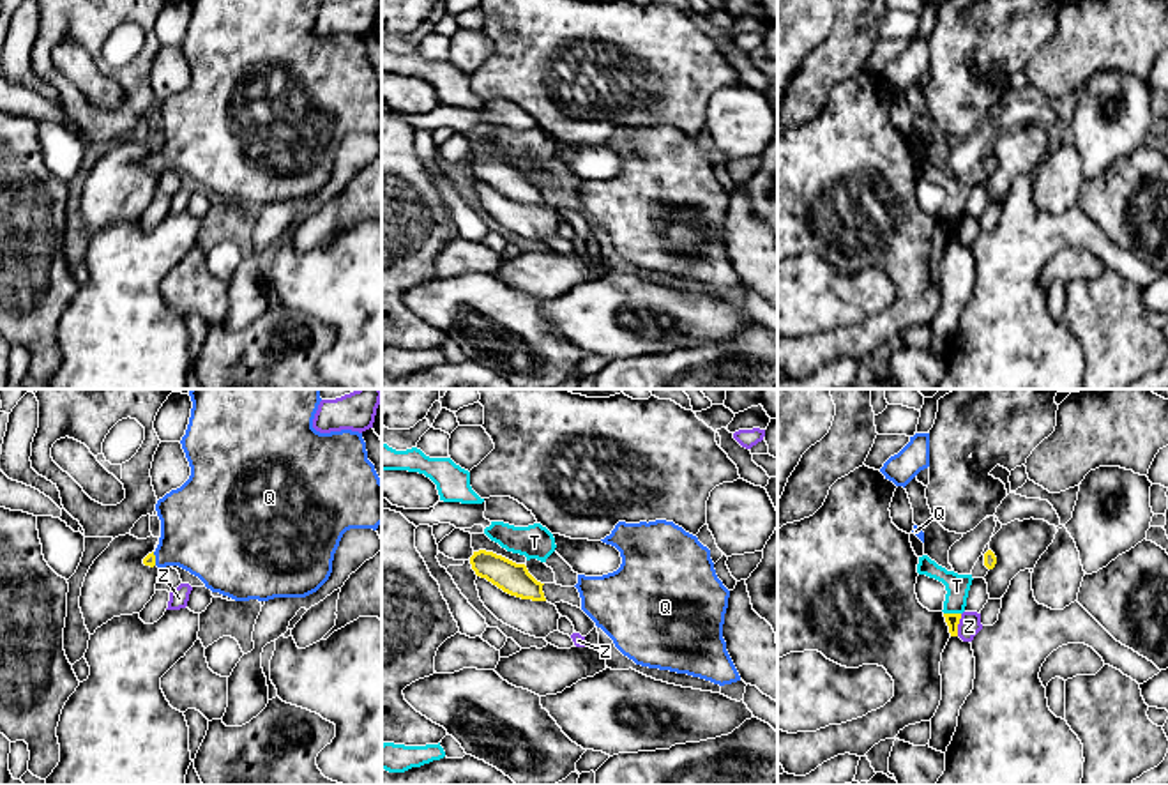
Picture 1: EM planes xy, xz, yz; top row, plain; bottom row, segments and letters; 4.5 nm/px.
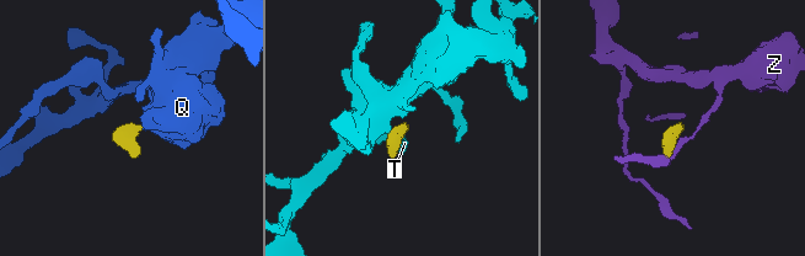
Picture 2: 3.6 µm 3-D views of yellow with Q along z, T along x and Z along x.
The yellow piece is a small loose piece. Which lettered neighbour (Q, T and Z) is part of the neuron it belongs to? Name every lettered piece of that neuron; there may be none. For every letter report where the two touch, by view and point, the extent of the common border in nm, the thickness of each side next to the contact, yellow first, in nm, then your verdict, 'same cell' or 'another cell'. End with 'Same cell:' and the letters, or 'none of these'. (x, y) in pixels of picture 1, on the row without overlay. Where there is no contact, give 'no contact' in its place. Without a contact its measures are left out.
Q: xy (154, 163) | 70 nm | 50/380 nm | same cell
T: yz (953, 218) | 80 nm | 60/110 nm | another cell
Z: yz (956, 228) | 110 nm | 60/100 nm | another cell
Same cell: Q

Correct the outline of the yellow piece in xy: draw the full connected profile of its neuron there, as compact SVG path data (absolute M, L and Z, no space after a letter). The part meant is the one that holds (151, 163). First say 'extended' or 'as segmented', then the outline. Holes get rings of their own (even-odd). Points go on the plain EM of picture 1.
extended; M191 0L193 12L186 39L180 48L191 71L189 83L157 104L155 115L161 124L157 152L143 163L145 170L178 170L198 180L207 193L235 205L269 205L274 202L306 202L316 196L332 177L334 157L343 138L350 133L373 133L382 127L382 85L375 69L368 64L362 37L352 34L320 37L313 23L322 5L320 0Z

